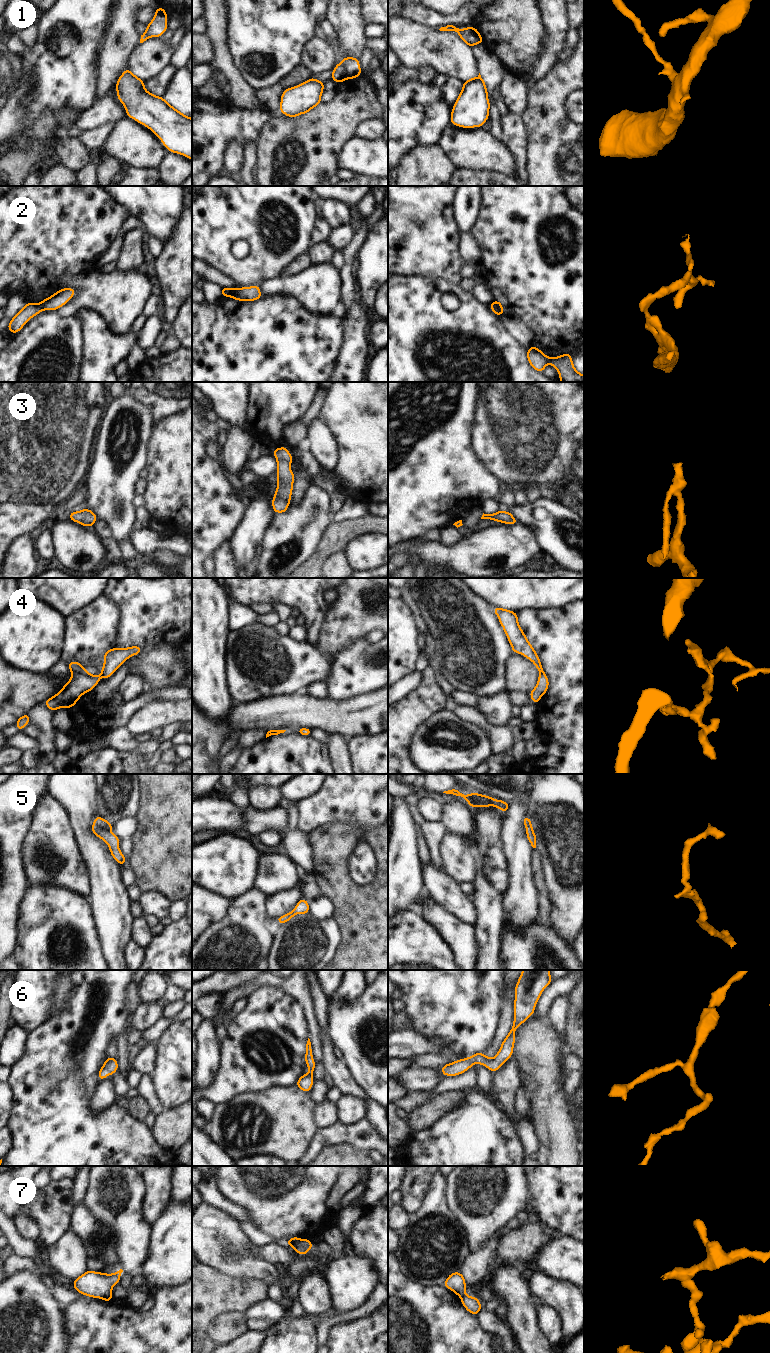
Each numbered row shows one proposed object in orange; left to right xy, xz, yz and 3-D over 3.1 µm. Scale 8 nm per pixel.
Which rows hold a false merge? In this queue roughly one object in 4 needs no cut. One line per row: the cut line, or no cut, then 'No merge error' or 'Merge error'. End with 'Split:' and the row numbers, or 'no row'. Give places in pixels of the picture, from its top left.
1: Split along xz (341, 62), (348, 78). Merge error
2: Split along xz (235, 288), (236, 298). Merge error
3: Split along xz (271, 502), (275, 499), (281, 499), (288, 503). Merge error
4: Split along xy (85, 670), (72, 672). Merge error
5: Split along xy (94, 822), (98, 826), (110, 830). Merge error
6: No split. No merge error
7: Split along xz (300, 1239), (290, 1245). Merge error
Split: 1, 2, 3, 4, 5, 7.

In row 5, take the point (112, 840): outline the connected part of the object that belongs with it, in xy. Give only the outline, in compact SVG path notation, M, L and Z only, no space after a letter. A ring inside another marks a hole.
M95 823L92 824L91 830L98 838L107 843L112 857L119 863L120 866L126 863L126 857L122 854L118 847L120 841L119 837L113 834L111 830L100 828Z

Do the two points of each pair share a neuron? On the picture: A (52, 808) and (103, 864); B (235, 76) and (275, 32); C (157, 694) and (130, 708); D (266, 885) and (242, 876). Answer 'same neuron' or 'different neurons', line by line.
A: different neurons
B: different neurons
C: same neuron
D: different neurons

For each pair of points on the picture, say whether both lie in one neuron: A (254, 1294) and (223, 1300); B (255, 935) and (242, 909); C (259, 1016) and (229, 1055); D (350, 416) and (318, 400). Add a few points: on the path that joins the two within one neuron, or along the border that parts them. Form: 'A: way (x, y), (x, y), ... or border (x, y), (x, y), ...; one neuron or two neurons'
A: way (246, 1294), (231, 1295); one neuron
B: way (249, 929), (245, 925), (245, 915); one neuron
C: way (249, 1026), (240, 1035), (237, 1045); one neuron
D: border (327, 392), (318, 416); two neurons

